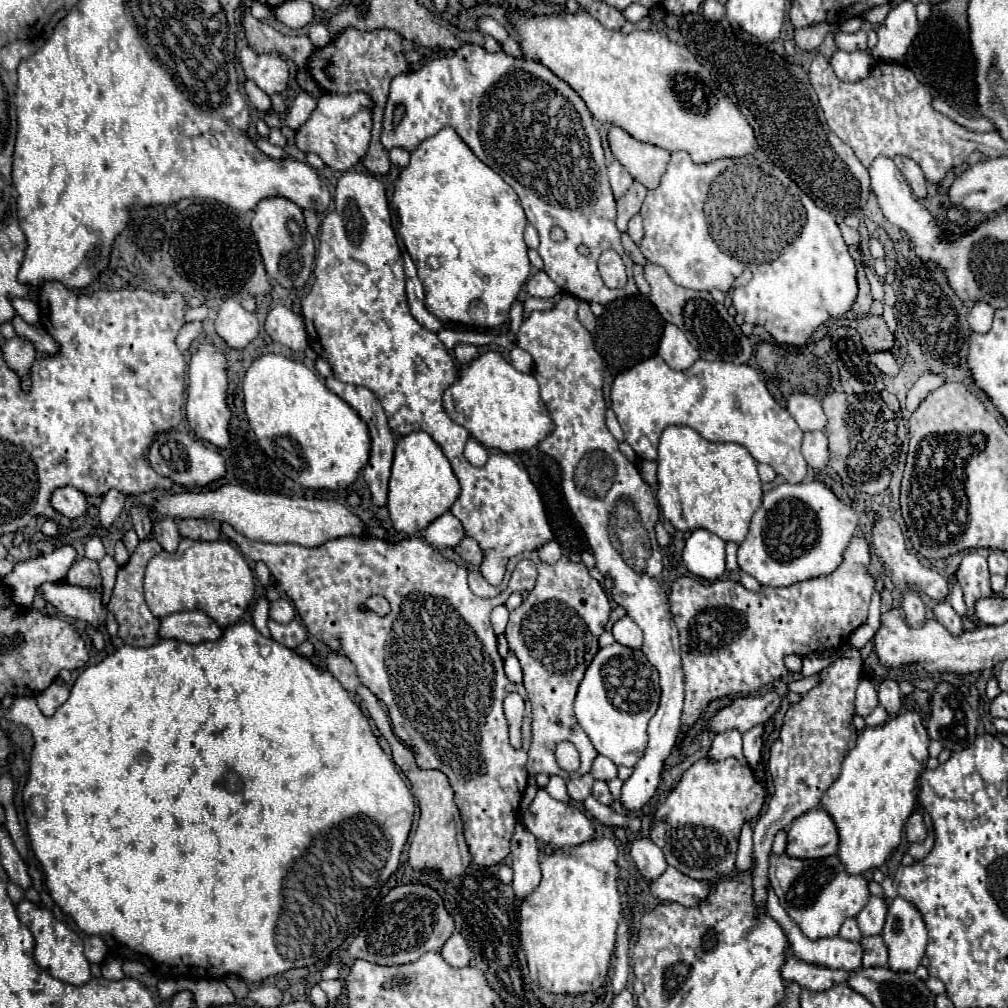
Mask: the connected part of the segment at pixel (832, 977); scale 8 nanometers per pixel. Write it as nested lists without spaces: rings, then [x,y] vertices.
[[[787,956],[781,966],[781,978],[797,982],[801,988],[829,990],[835,984],[845,982],[849,974],[843,970],[833,970],[833,968],[825,968],[819,964],[803,962],[797,956]]]

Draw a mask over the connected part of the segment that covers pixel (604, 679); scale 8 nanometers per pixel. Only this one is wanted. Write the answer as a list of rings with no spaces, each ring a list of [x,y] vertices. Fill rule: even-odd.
[[[613,642],[597,652],[575,698],[575,718],[601,756],[633,768],[647,746],[647,722],[659,706],[659,674],[635,650]]]

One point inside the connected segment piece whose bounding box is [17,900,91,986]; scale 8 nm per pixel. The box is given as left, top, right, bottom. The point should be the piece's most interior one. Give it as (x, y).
(59, 951)

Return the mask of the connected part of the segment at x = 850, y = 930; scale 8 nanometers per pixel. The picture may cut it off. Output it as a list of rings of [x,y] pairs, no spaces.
[[[849,918],[849,920],[843,922],[839,936],[845,938],[845,940],[857,940],[857,942],[859,942],[863,934],[861,934],[861,930],[859,930],[859,926],[857,926],[857,920],[855,920],[855,918]]]

